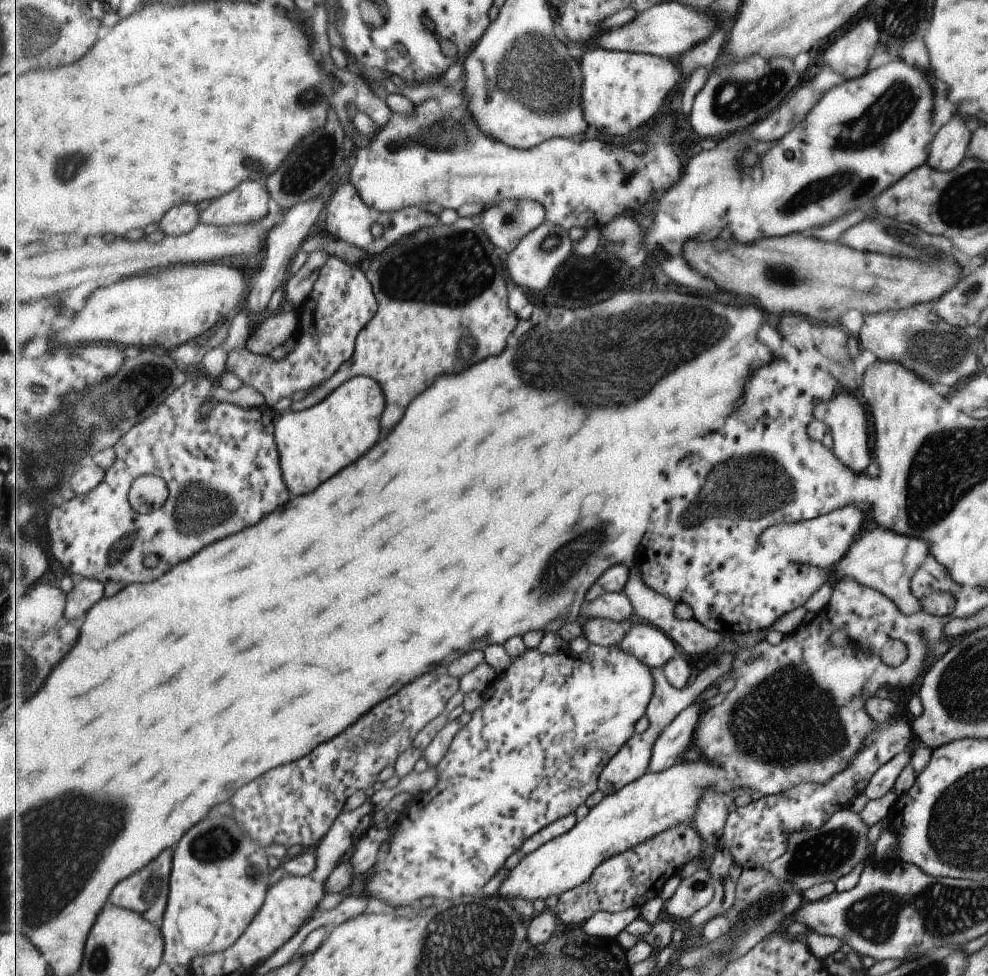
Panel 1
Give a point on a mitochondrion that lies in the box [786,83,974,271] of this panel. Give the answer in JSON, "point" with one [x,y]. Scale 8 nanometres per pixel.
{"point":[890,230]}

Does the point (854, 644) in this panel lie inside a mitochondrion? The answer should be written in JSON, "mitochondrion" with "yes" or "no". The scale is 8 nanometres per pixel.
{"mitochondrion":"no"}

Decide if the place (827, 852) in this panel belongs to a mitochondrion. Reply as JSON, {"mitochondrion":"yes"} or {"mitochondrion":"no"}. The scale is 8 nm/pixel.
{"mitochondrion":"yes"}

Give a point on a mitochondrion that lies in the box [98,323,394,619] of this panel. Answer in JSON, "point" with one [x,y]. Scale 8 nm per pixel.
{"point":[198,508]}

